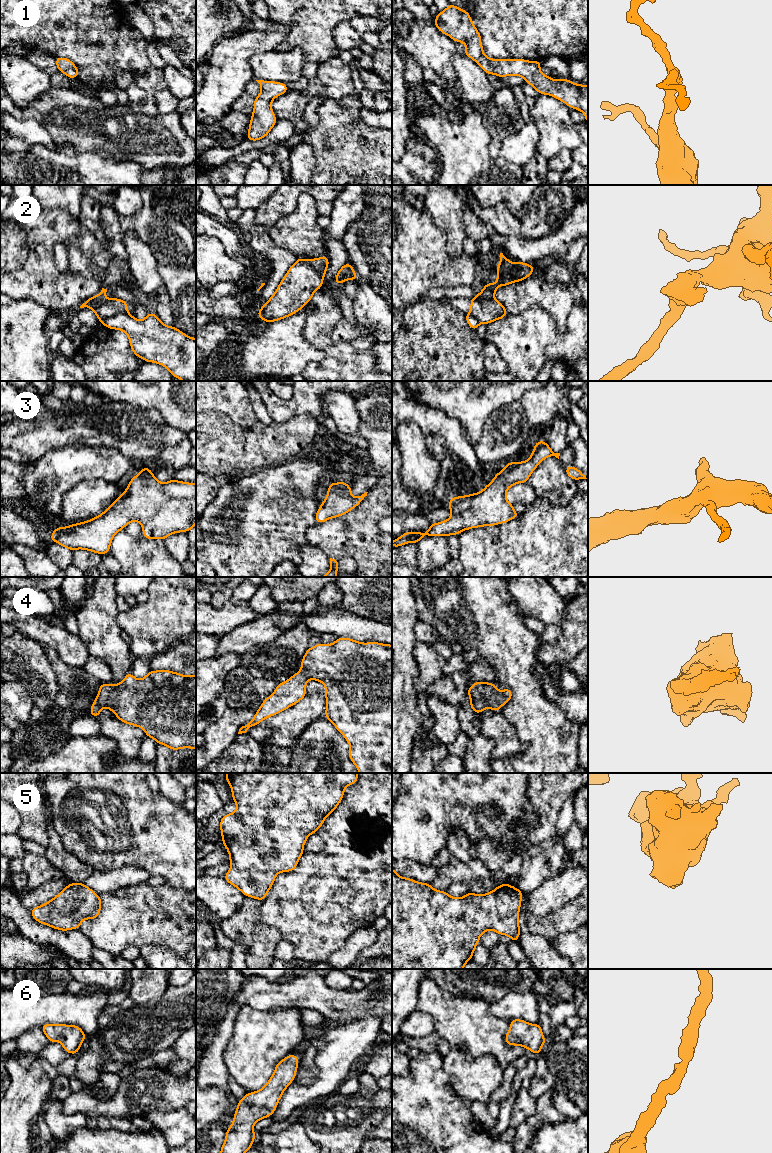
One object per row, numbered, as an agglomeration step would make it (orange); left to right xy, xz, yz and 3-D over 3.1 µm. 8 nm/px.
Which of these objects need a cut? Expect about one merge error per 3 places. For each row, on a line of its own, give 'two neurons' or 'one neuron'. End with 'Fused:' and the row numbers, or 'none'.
1: one neuron
2: two neurons
3: one neuron
4: one neuron
5: one neuron
6: one neuron
Fused: 2

